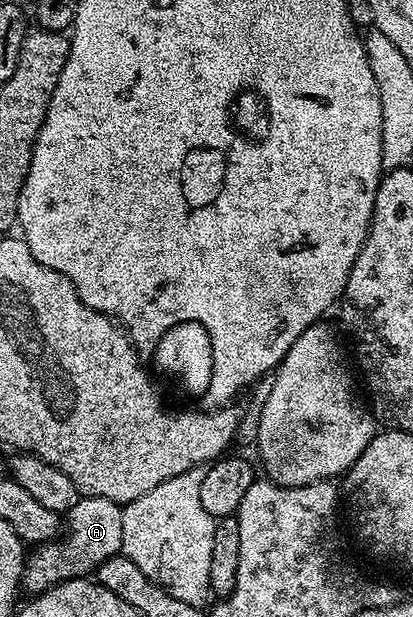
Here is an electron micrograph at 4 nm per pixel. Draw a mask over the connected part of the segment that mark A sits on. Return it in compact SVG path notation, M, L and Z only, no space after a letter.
M82 497L67 514L63 535L44 542L25 558L25 573L21 577L24 592L29 595L45 593L52 585L70 581L76 577L88 578L103 562L121 553L123 543L122 506L111 499Z

